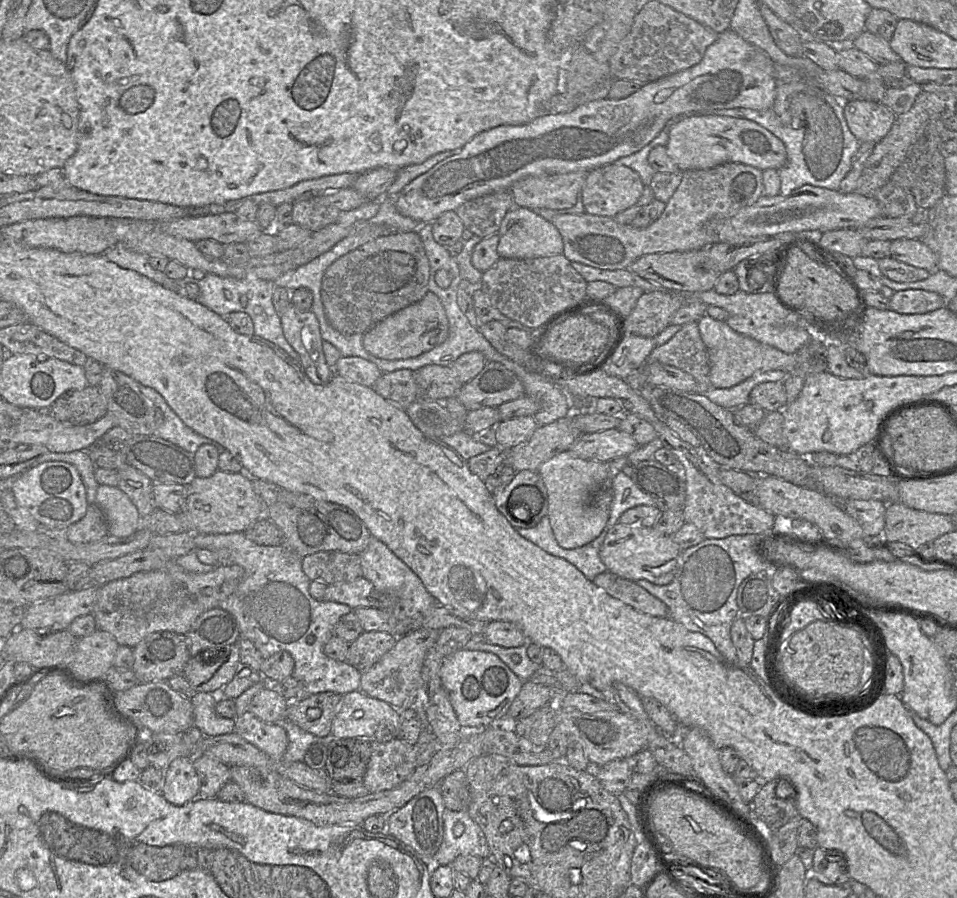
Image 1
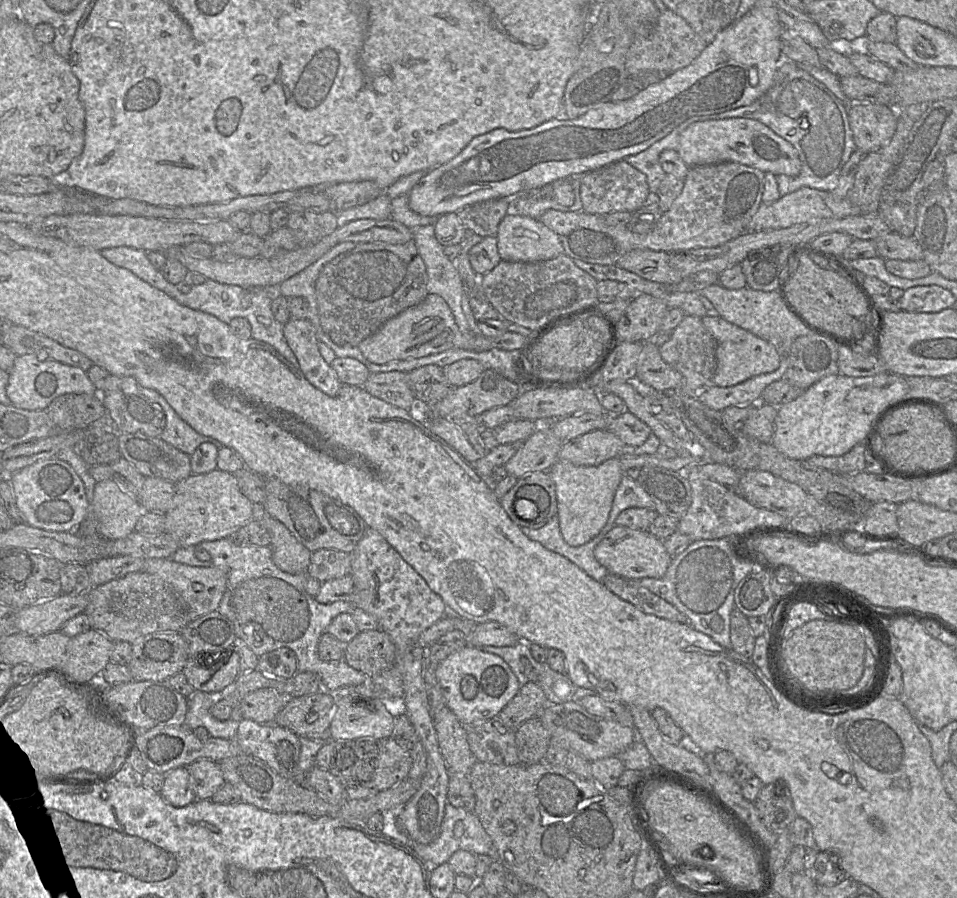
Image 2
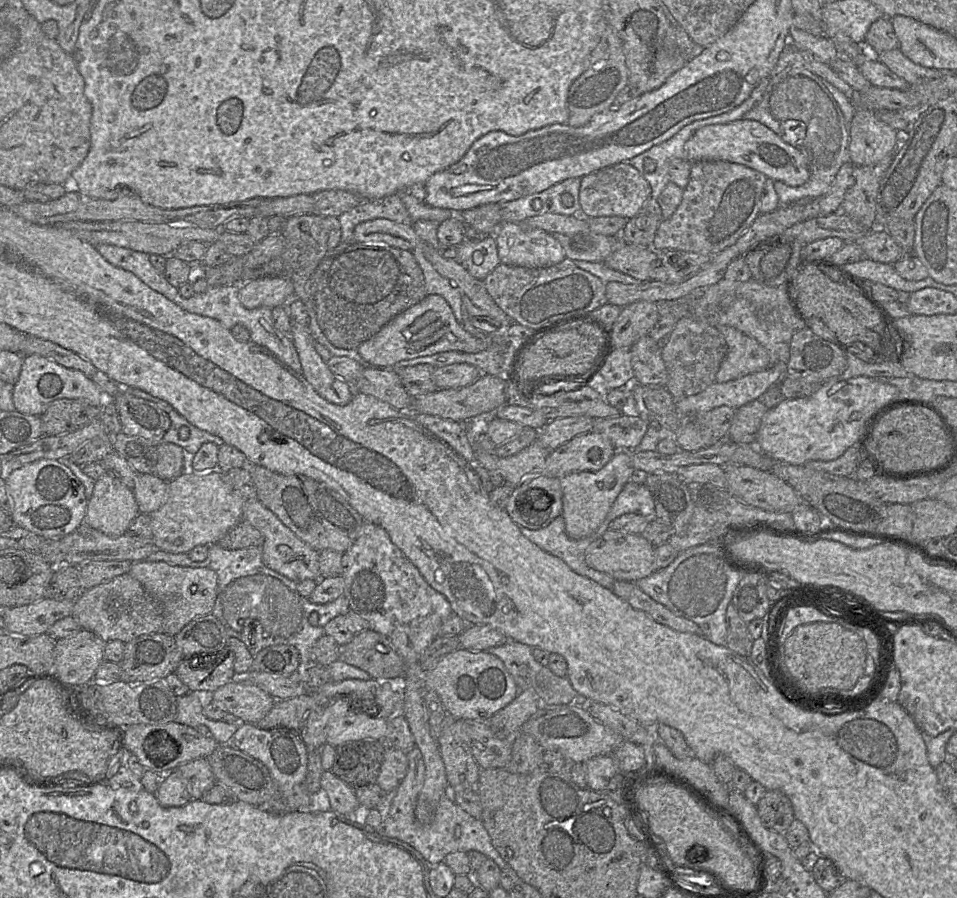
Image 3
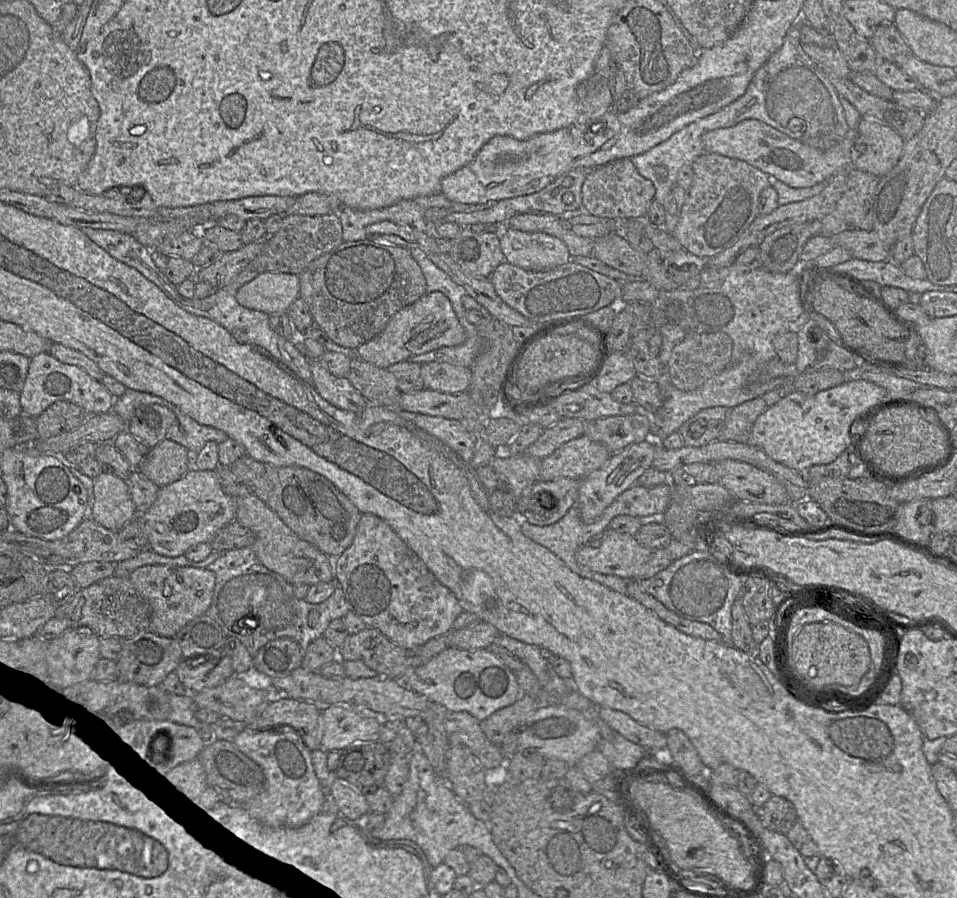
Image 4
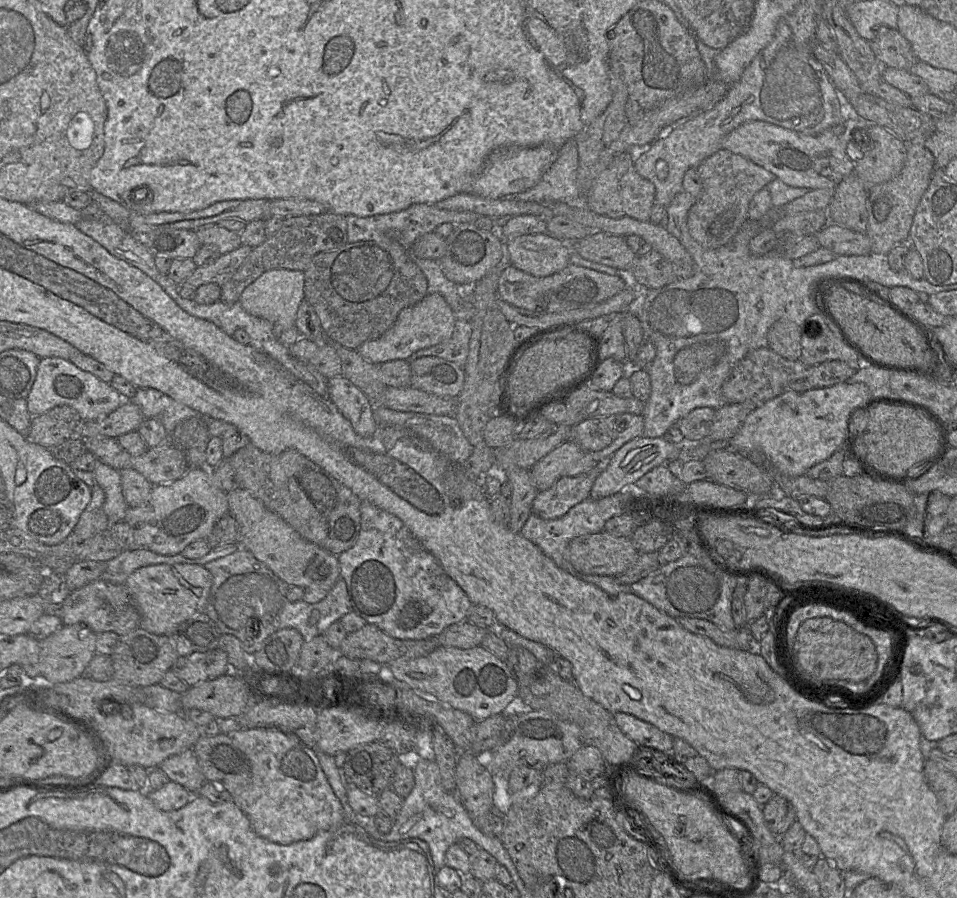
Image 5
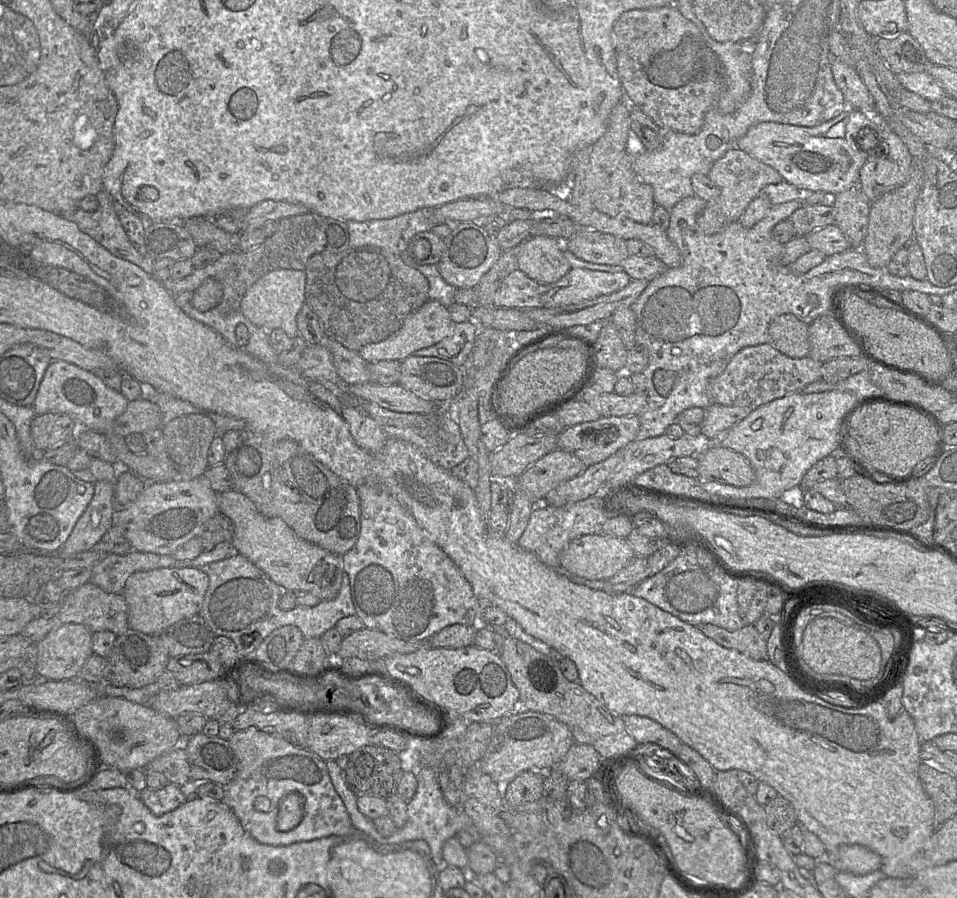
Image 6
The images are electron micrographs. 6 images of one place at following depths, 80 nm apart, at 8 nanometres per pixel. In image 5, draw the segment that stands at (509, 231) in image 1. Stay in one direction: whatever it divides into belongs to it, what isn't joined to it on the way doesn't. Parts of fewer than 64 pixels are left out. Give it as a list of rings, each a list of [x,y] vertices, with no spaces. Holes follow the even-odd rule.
[[[548,233],[526,234],[504,242],[509,264],[535,277],[546,277],[570,263],[570,243]]]

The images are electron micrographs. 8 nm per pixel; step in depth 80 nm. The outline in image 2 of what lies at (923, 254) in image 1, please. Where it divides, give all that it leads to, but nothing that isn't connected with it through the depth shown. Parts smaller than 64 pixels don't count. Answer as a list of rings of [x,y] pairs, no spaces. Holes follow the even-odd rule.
[[[889,232],[875,240],[878,257],[898,260],[923,259],[923,251],[917,240],[895,232]]]

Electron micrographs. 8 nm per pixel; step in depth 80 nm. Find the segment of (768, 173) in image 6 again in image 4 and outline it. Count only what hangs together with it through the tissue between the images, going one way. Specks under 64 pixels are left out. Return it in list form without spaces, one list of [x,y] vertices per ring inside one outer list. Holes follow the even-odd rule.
[[[704,152],[696,158],[692,162],[692,168],[693,183],[687,191],[679,222],[671,234],[685,250],[697,257],[708,259],[732,245],[759,215],[759,196],[770,185],[771,177],[745,161],[710,152]]]

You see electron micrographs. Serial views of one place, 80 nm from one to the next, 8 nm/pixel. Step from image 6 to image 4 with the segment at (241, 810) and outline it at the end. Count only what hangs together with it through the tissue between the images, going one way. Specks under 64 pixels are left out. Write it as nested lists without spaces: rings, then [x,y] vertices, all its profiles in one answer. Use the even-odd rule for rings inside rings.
[[[245,727],[232,743],[263,770],[265,787],[257,796],[242,804],[270,827],[297,828],[324,810],[325,794],[315,774],[311,751],[292,727],[269,730]]]

